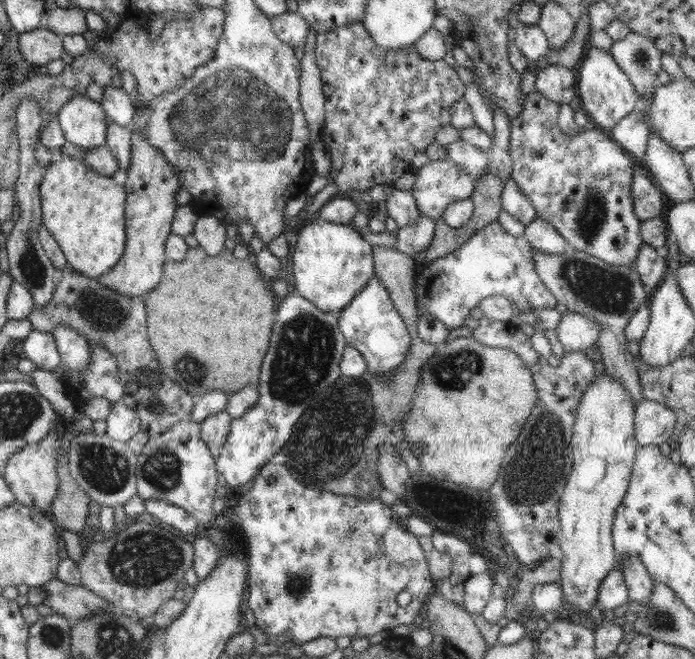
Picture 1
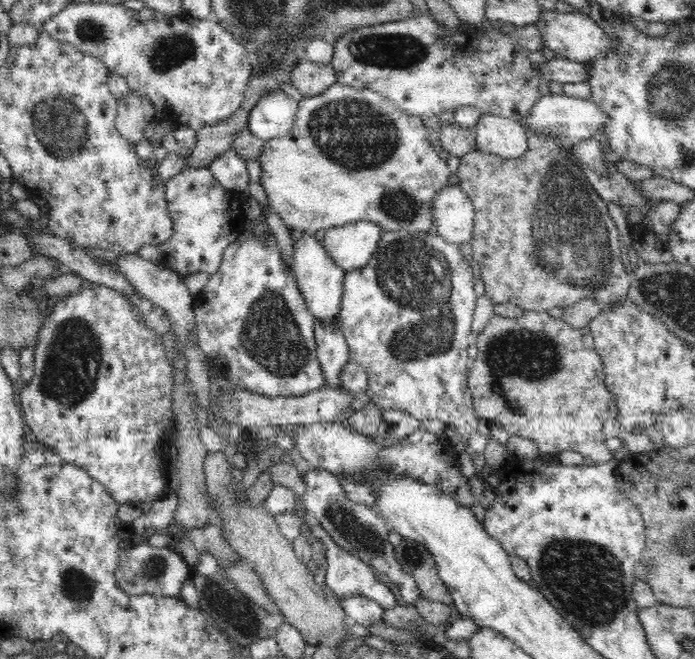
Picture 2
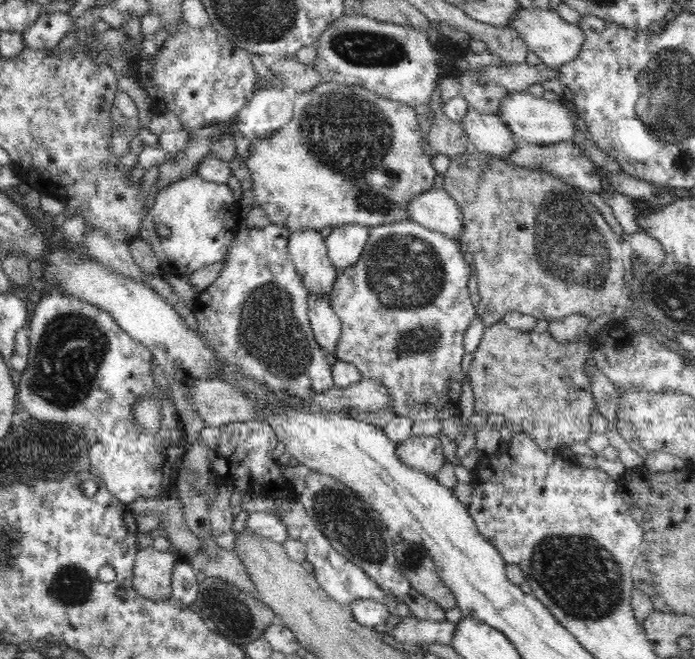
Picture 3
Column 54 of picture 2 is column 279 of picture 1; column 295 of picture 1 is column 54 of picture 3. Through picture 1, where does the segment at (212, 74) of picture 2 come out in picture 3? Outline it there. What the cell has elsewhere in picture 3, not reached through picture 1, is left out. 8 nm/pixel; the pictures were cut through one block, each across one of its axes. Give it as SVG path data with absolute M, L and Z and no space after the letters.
M68 13L41 14L31 28L22 32L28 49L48 49L56 47L67 35L77 28L77 22Z

